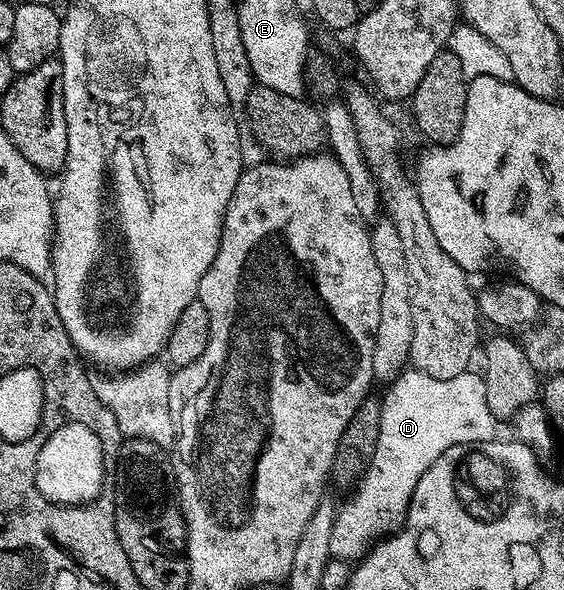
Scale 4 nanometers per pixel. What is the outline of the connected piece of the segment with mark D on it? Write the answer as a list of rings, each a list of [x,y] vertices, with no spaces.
[[[407,368],[395,377],[386,390],[387,395],[382,395],[381,398],[381,432],[377,448],[368,461],[367,471],[354,487],[355,495],[344,506],[340,505],[336,509],[333,536],[329,540],[331,557],[350,564],[362,559],[375,539],[391,532],[391,522],[395,522],[395,518],[399,518],[400,515],[407,516],[407,505],[417,488],[417,480],[421,480],[423,473],[433,464],[433,460],[437,460],[437,456],[441,456],[441,452],[467,446],[470,442],[487,442],[497,434],[497,419],[490,414],[482,373],[468,372],[453,376],[449,380],[437,380],[437,376],[429,376],[420,370]]]

